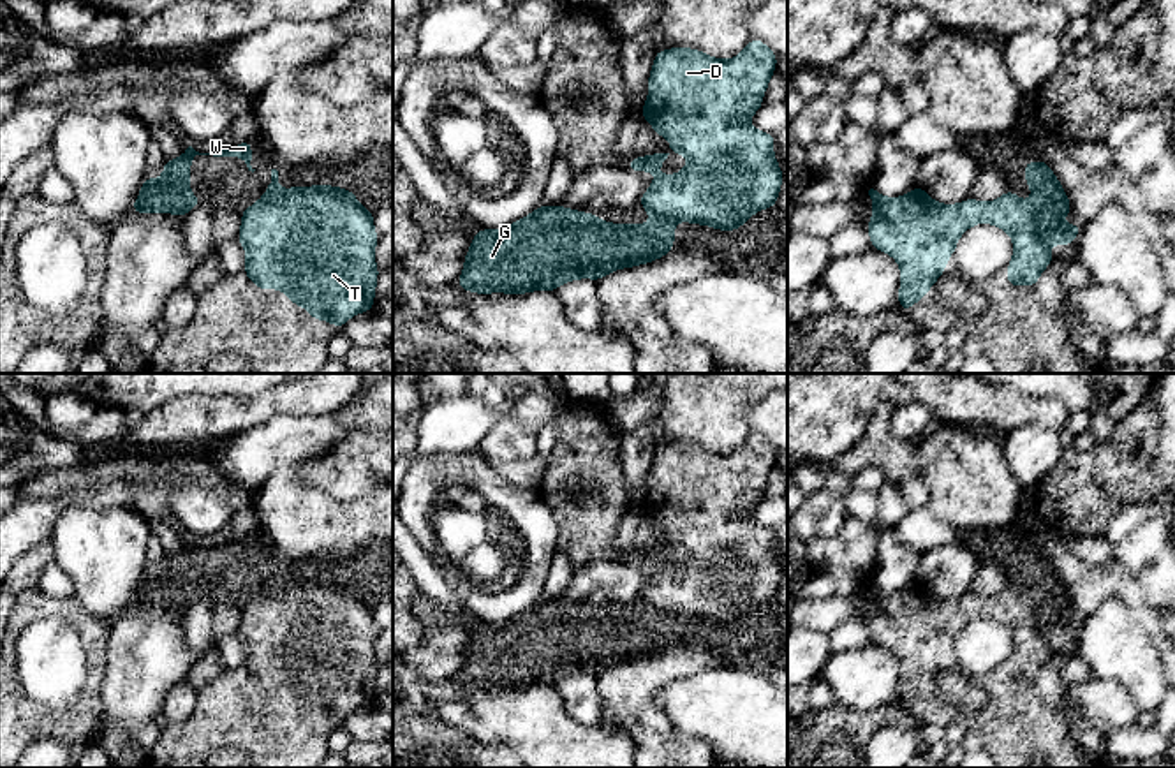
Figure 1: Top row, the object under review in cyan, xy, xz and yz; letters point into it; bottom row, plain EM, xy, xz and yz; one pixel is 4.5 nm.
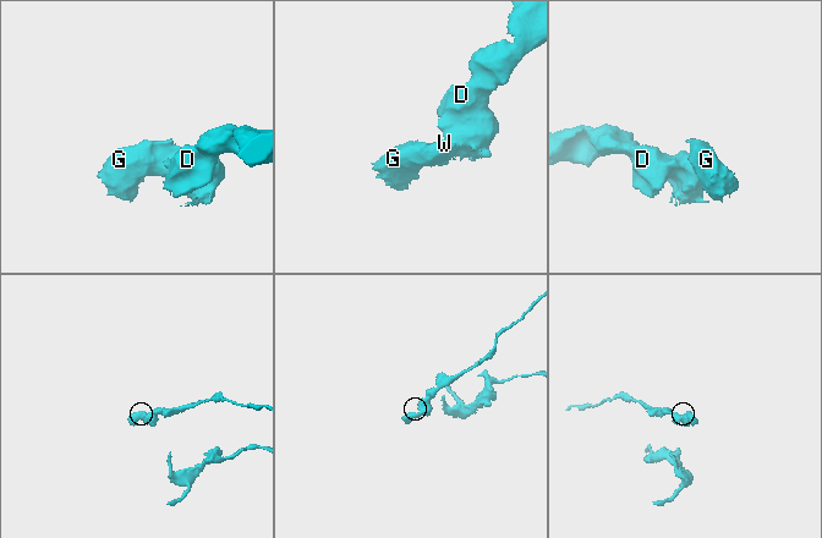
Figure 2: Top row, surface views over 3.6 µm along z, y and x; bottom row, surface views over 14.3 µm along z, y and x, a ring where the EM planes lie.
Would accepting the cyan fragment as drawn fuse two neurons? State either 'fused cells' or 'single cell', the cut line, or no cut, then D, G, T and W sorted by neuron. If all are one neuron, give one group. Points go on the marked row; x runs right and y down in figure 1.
fused cells; cut xy (280, 191), (268, 203), (242, 214); groups D T / G W

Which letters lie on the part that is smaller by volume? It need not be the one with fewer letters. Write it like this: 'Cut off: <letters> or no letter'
Cut off: G, W

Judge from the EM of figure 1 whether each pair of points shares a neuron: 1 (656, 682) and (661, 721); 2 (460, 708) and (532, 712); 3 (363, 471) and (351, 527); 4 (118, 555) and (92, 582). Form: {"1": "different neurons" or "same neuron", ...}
{"1": "same neuron", "2": "same neuron", "3": "different neurons", "4": "same neuron"}

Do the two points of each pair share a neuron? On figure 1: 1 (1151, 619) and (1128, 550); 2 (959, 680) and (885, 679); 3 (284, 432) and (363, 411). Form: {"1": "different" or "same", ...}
{"1": "different", "2": "different", "3": "same"}

